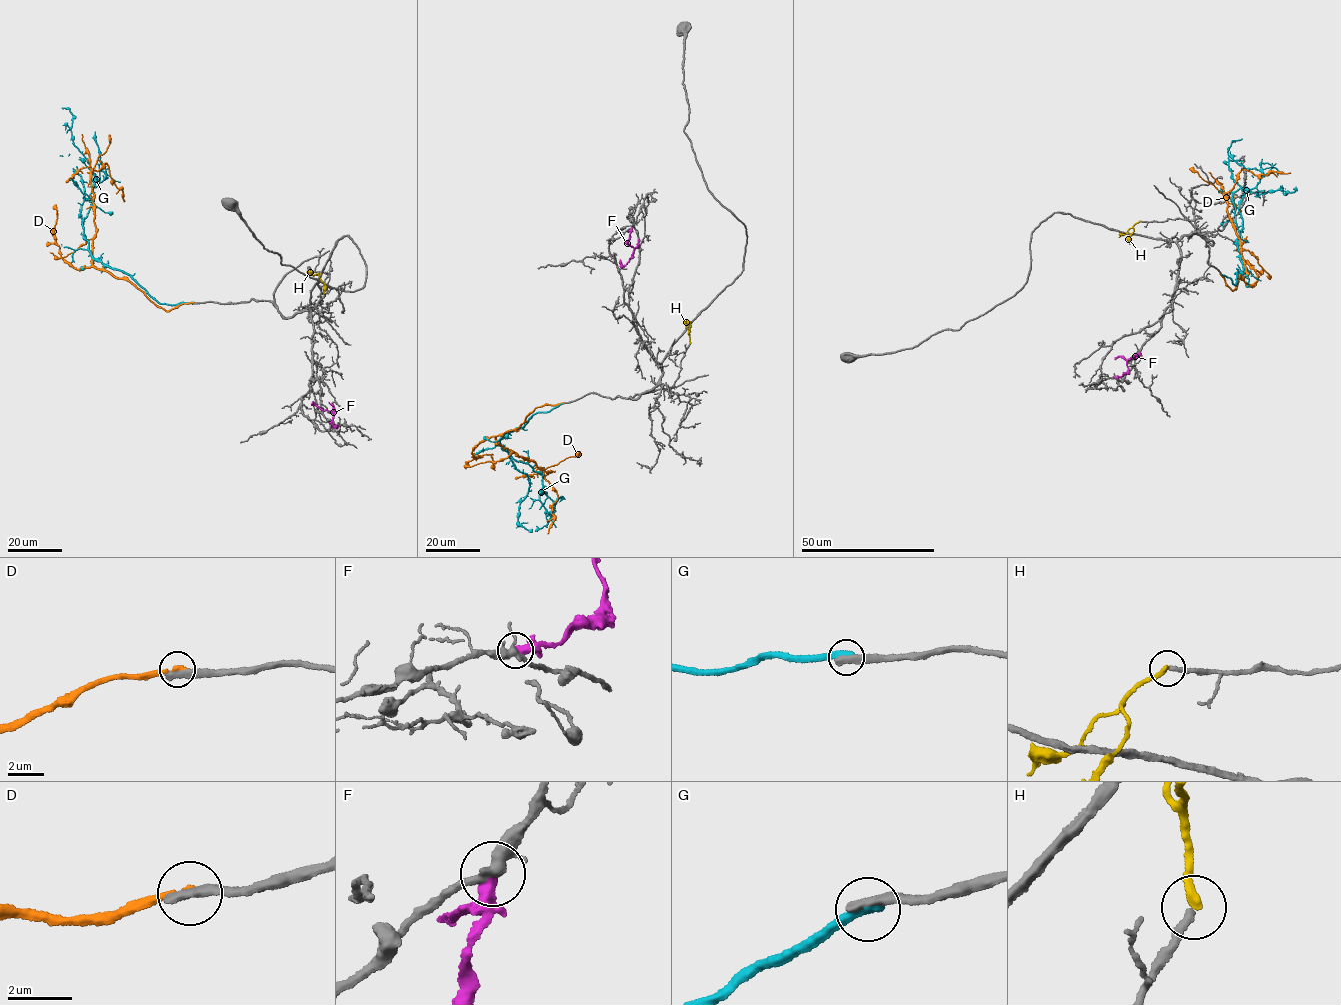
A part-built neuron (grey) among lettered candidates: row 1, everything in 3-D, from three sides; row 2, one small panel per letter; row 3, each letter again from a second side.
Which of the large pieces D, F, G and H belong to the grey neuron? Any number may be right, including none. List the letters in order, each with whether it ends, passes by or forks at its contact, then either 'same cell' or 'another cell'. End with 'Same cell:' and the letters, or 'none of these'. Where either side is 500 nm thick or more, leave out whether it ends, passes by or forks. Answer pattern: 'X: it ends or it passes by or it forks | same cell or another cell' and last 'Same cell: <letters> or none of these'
D: it ends | another cell
F: another cell
G: it ends | another cell
H: it ends | another cell
Same cell: none of these

